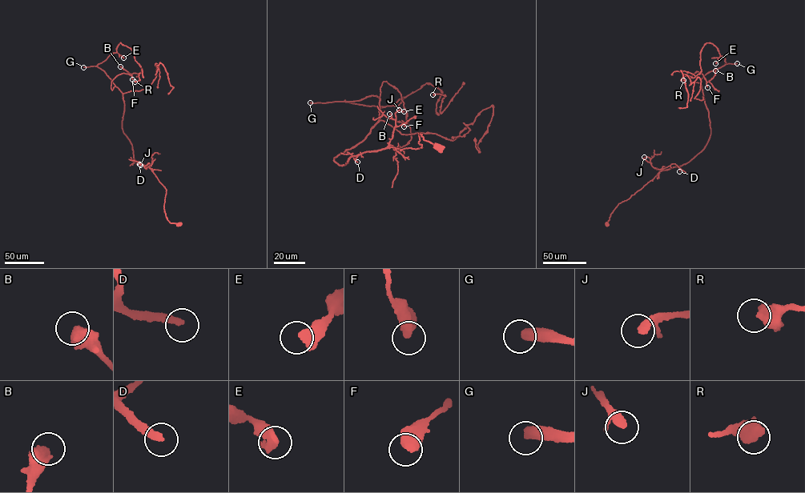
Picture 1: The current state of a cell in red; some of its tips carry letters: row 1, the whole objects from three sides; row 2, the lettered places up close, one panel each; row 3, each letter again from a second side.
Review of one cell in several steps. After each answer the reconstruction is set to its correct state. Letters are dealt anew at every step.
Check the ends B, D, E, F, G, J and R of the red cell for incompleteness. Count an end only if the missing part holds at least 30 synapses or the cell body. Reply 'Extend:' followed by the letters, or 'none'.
Extend: D, G

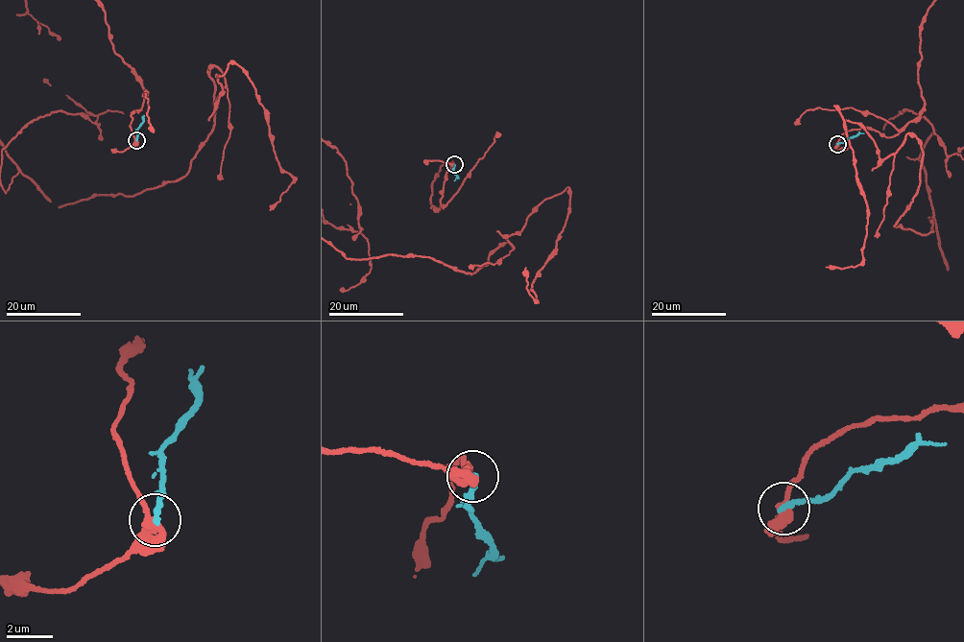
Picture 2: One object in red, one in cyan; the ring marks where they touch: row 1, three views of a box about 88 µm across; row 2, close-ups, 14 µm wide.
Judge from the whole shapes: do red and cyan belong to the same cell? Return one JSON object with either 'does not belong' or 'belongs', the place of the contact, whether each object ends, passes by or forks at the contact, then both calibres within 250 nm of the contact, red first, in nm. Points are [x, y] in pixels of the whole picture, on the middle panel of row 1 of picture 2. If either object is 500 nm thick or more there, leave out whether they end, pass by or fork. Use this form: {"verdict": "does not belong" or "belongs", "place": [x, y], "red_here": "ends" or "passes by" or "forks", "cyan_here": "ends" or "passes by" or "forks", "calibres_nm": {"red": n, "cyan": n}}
{"verdict": "does not belong", "place": [454, 164], "red_here": "passes by", "cyan_here": "ends", "calibres_nm": {"red": 400, "cyan": 240}}

